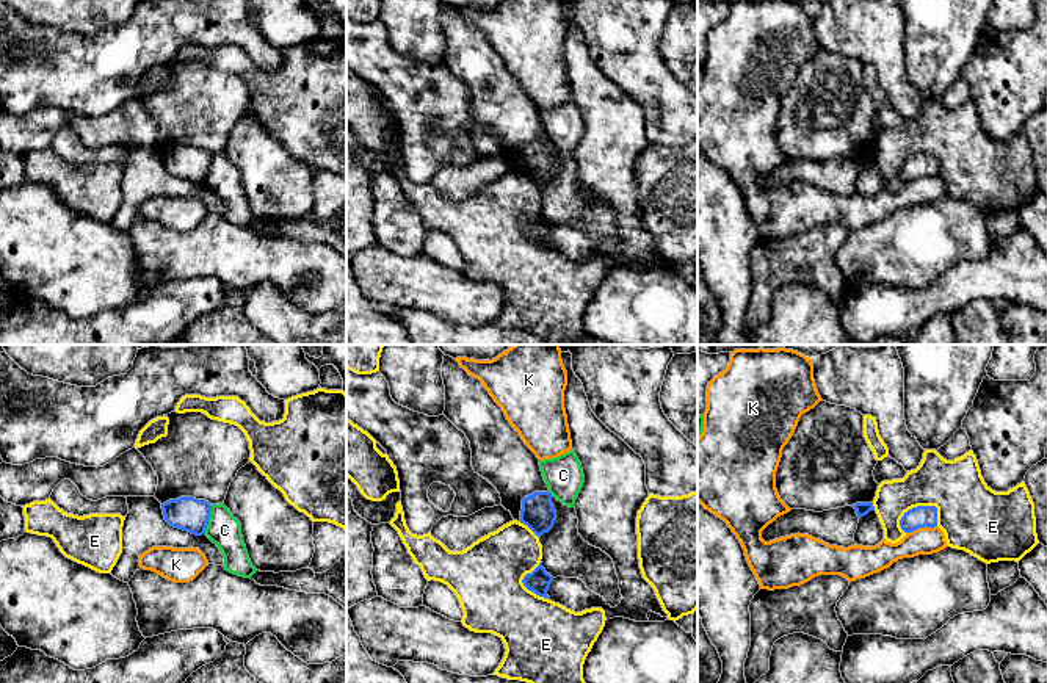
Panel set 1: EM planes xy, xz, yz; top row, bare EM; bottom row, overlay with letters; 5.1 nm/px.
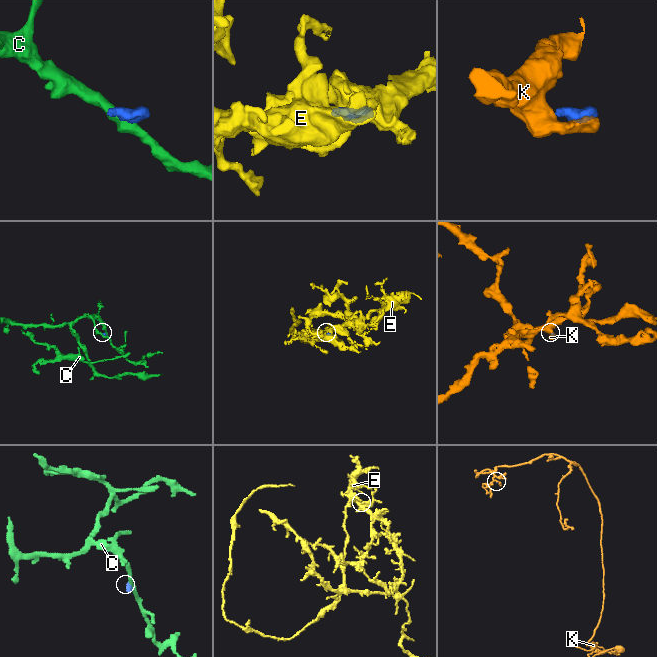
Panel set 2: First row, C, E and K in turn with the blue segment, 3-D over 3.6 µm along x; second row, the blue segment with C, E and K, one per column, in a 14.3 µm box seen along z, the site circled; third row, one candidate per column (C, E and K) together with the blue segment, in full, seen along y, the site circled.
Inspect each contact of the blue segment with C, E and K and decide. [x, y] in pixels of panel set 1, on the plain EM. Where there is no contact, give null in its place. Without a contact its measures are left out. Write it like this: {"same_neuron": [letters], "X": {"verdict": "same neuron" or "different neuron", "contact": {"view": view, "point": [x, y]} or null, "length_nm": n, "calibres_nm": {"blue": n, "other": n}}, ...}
{"same_neuron": [], "C": {"verdict": "different neuron", "contact": {"view": "xy", "point": [209, 166]}, "length_nm": 160, "calibres_nm": {"blue": 170, "other": 170}}, "E": {"verdict": "different neuron", "contact": {"view": "yz", "point": [914, 157]}, "length_nm": 220, "calibres_nm": {"blue": 110, "other": 280}}, "K": {"verdict": "different neuron", "contact": {"view": "yz", "point": [920, 176]}, "length_nm": 170, "calibres_nm": {"blue": 110, "other": 140}}}

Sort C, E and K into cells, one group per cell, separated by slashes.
C / E / K

